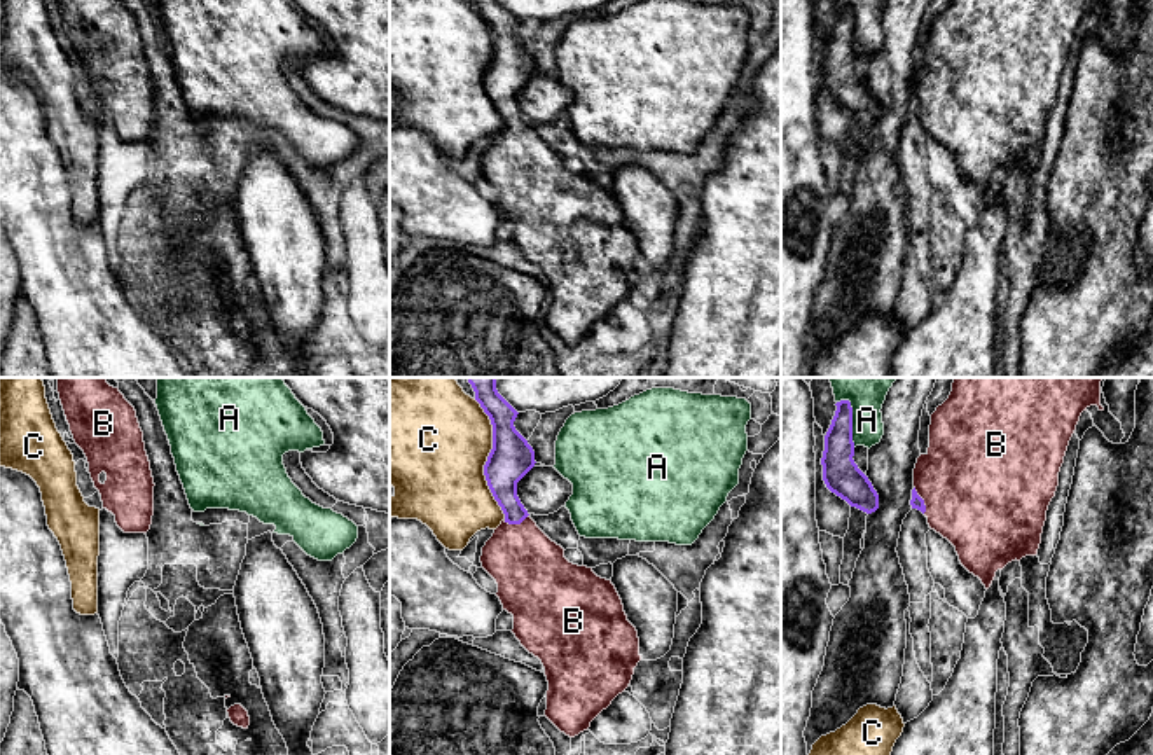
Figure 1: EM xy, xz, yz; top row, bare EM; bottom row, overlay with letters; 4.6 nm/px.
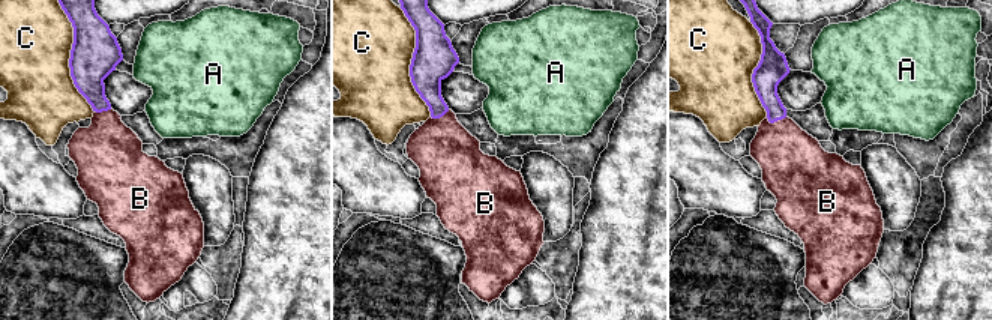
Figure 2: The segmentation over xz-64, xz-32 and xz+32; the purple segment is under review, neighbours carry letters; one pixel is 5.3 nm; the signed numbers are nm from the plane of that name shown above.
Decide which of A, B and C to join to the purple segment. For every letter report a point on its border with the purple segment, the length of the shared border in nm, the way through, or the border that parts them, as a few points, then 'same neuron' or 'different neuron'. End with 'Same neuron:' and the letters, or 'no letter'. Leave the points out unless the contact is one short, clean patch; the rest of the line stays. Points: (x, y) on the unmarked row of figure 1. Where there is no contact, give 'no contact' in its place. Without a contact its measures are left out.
A: meets purple in yz at (851, 28); contact 240 nm long; different neuron
B: meets purple in yz at (923, 109); contact 140 nm long; runs through yz (916, 110), (923, 109), (973, 90); same neuron
C: meets purple in xz at (488, 69); contact 600 nm long; different neuron
Same neuron: B

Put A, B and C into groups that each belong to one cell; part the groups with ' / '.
A / B / C

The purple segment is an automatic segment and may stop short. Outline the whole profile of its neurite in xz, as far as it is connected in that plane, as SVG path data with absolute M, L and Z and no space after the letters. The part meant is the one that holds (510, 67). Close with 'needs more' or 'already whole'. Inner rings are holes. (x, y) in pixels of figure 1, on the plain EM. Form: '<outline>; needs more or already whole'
M475 0L475 9L493 33L493 58L484 73L487 94L501 115L505 128L482 156L482 177L496 189L503 218L514 224L512 241L521 253L538 266L549 290L545 325L566 344L575 346L622 302L641 269L636 236L627 229L622 208L611 189L597 185L592 177L578 175L564 166L564 157L552 150L529 126L517 105L517 91L535 75L535 59L515 38L517 19L498 0Z; needs more

